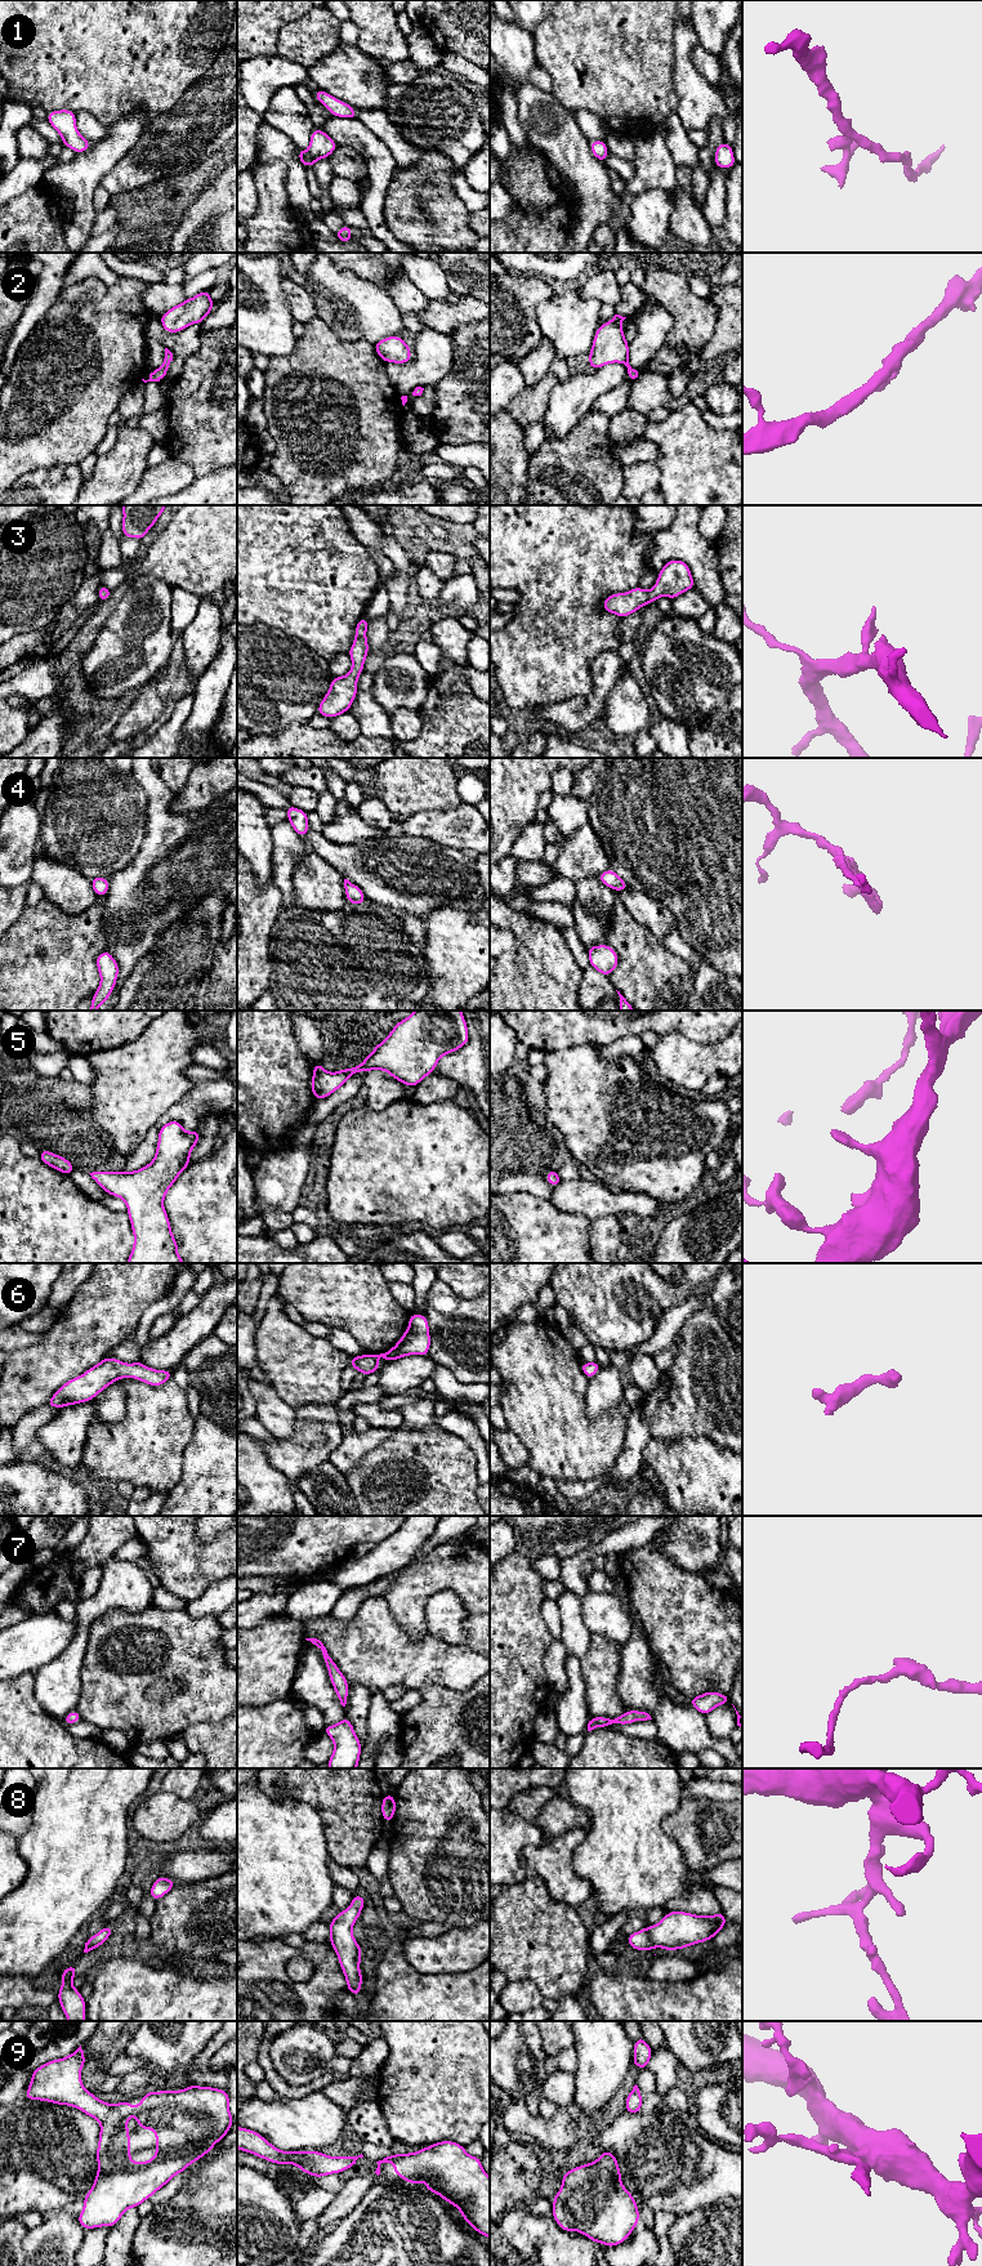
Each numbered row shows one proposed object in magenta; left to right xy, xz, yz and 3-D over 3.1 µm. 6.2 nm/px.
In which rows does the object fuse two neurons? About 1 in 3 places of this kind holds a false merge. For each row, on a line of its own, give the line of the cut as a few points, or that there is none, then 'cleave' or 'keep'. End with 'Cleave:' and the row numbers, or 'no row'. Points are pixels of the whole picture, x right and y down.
1: no cut | keep
2: no cut | keep
3: no cut | keep
4: no cut | keep
5: no cut | keep
6: no cut | keep
7: no cut | keep
8: no cut | keep
9: no cut | keep
Cleave: no row

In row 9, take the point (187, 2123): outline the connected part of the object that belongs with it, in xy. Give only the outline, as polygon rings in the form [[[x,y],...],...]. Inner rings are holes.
[[[81,2046],[70,2056],[52,2060],[32,2071],[24,2100],[40,2100],[80,2109],[101,2123],[97,2147],[98,2172],[84,2208],[77,2217],[82,2229],[115,2226],[129,2208],[137,2208],[165,2186],[174,2176],[206,2155],[231,2129],[235,2119],[229,2113],[227,2091],[196,2084],[180,2091],[147,2092],[133,2109],[125,2100],[107,2104],[82,2086],[80,2071],[86,2060]],[[129,2116],[138,2119],[138,2129],[152,2129],[156,2135],[156,2154],[144,2163],[130,2160]]]

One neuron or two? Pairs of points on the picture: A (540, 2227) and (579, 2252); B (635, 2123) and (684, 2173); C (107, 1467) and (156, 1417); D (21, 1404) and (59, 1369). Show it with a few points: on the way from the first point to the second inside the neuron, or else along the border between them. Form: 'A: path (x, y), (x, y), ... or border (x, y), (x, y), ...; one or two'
A: path (549, 2236), (565, 2252), (570, 2252); one
B: path (647, 2136), (672, 2160); one
C: path (120, 1454), (144, 1430); one
D: path (30, 1395), (50, 1374); one

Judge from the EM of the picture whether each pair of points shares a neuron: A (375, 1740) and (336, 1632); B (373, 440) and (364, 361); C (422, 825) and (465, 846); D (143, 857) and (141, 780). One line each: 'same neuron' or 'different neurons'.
A: different neurons
B: same neuron
C: same neuron
D: same neuron

